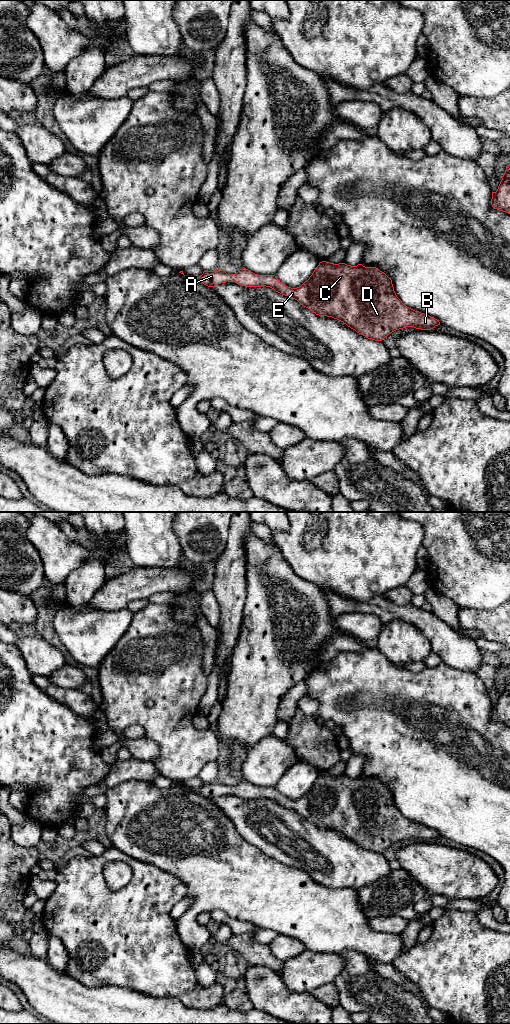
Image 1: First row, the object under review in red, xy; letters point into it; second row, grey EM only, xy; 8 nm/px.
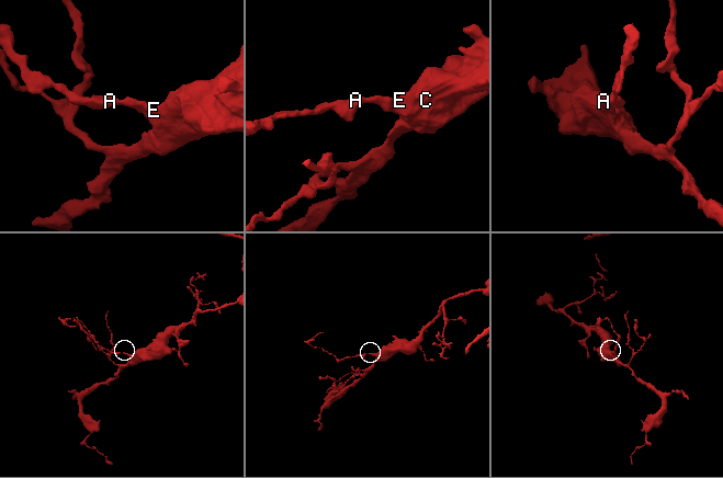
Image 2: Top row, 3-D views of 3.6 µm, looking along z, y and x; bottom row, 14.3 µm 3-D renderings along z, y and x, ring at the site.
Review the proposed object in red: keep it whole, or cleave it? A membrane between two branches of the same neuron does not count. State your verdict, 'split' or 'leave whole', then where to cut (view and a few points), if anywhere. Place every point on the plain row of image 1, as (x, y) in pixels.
leave whole | no cut

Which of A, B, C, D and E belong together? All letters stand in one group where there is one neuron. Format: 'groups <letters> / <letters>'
groups A B C D E

